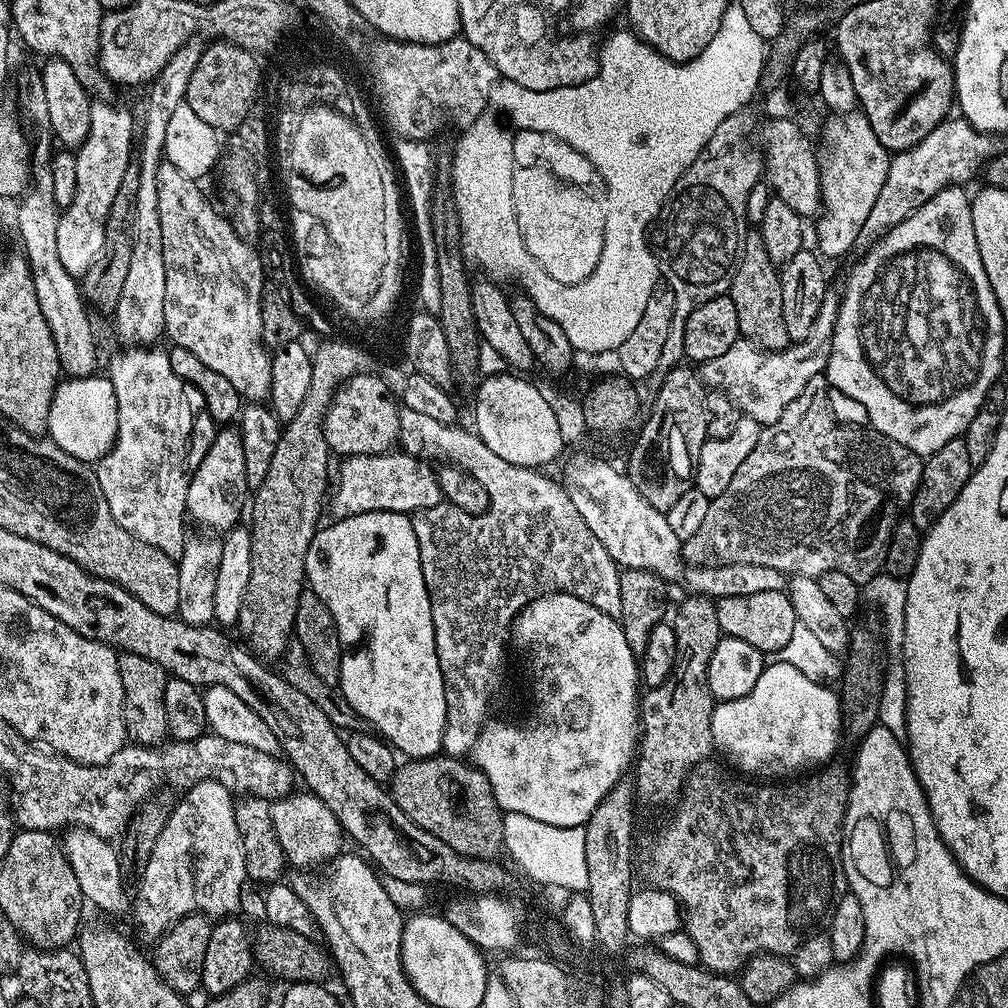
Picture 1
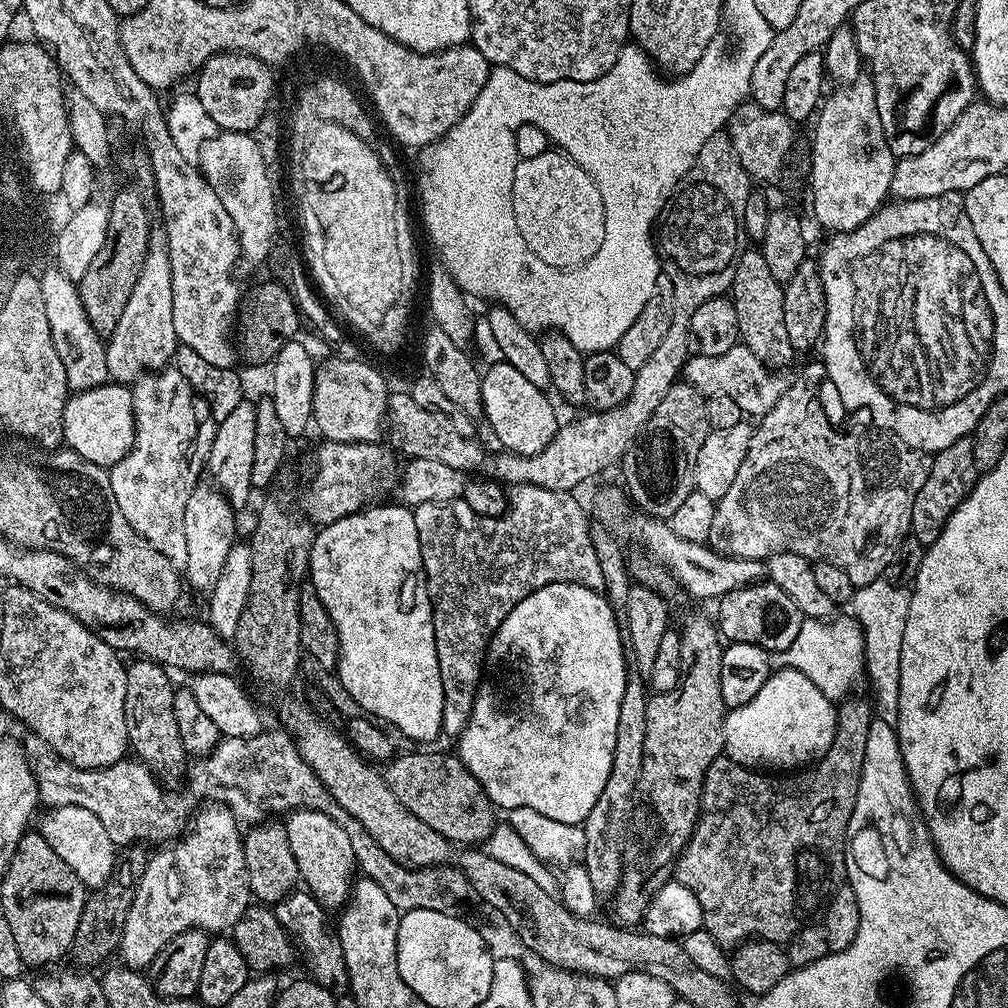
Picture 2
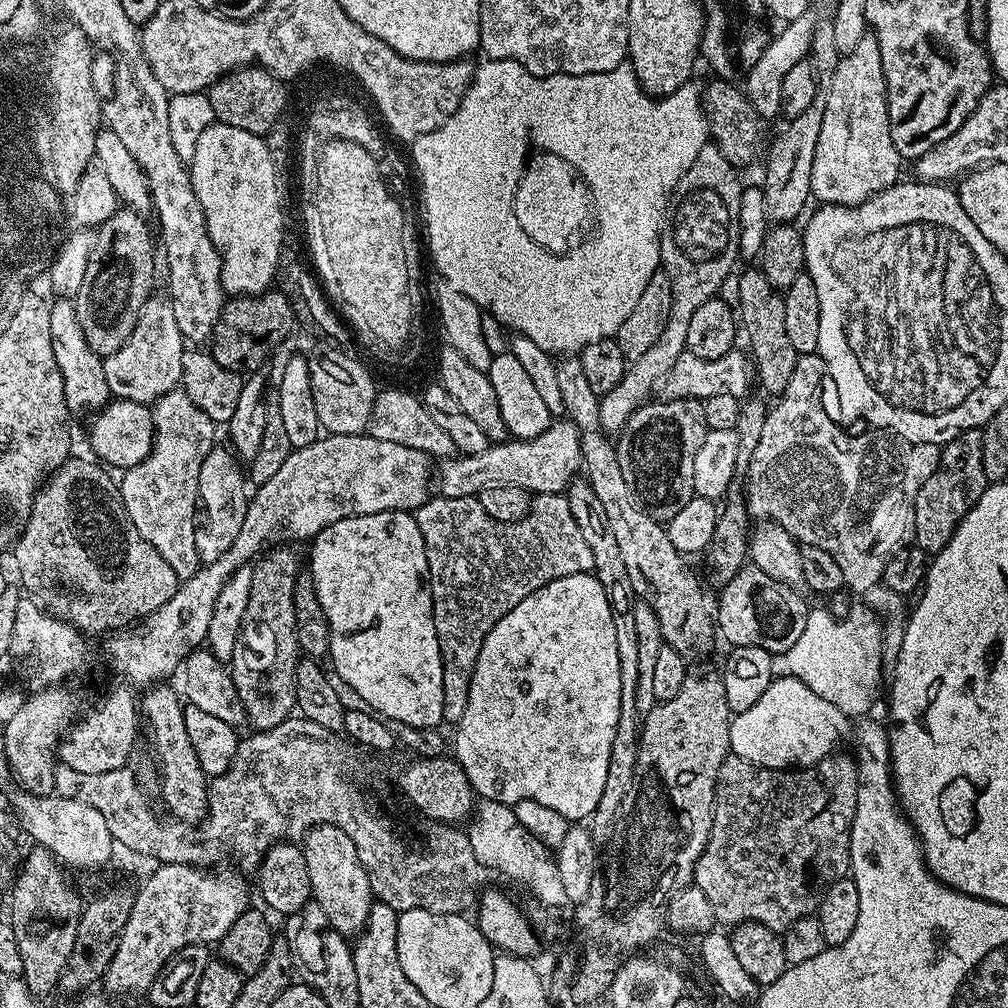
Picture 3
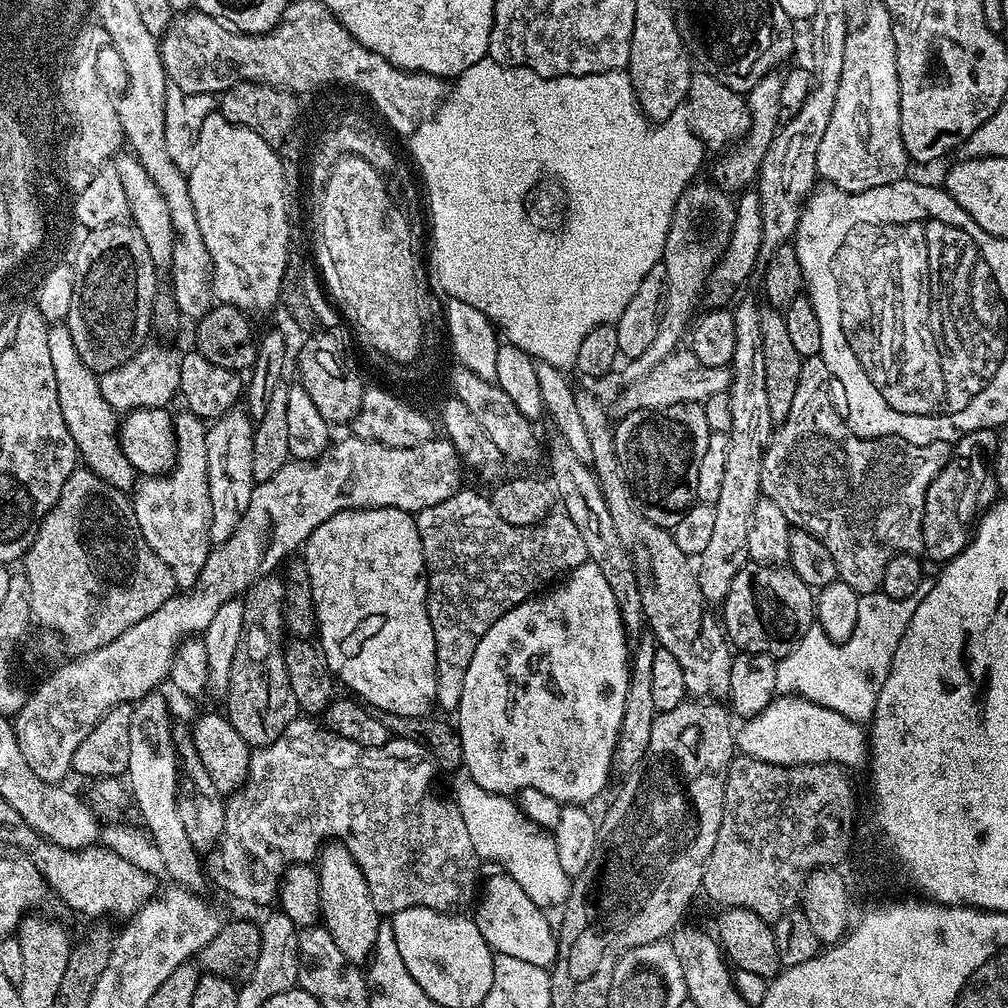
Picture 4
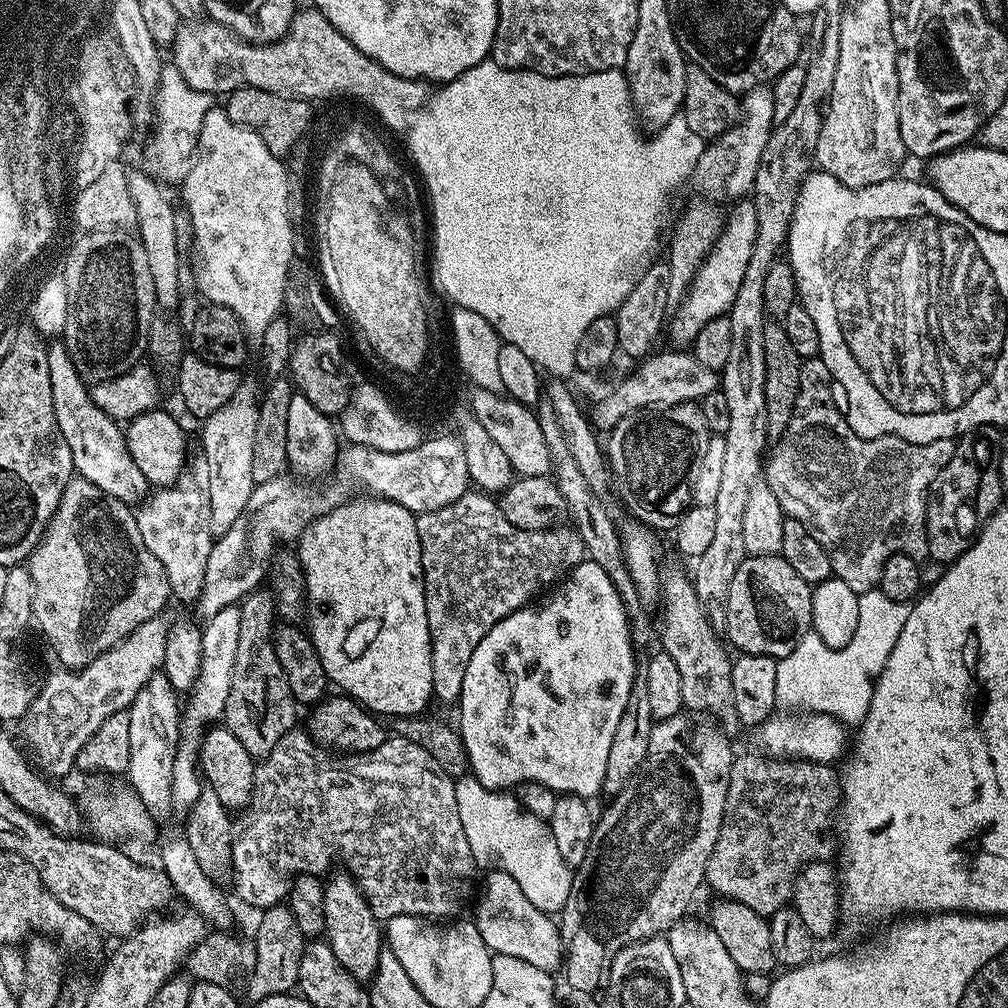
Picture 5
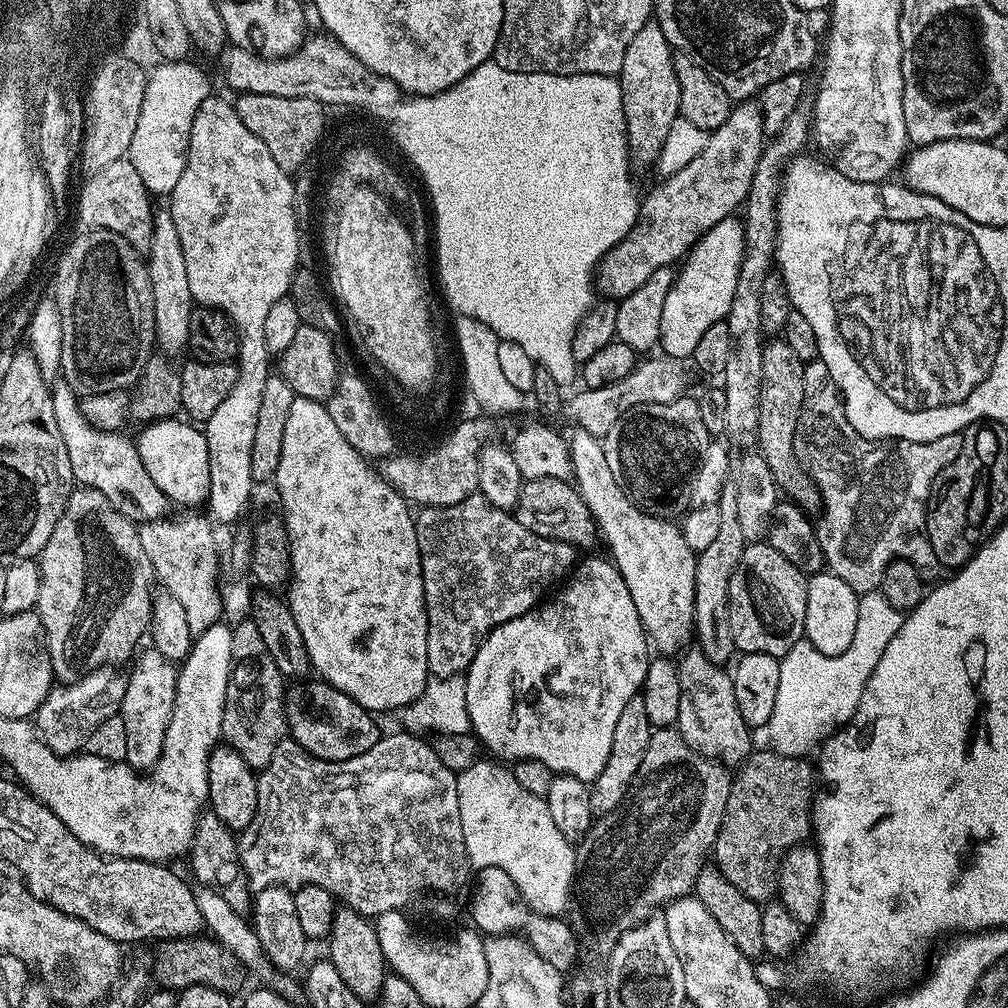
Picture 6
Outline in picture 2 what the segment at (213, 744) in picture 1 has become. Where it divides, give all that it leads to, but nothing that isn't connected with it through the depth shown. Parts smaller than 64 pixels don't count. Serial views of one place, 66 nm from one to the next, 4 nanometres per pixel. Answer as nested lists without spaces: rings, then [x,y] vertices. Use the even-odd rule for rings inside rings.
[[[262,730],[256,736],[246,738],[223,737],[214,751],[197,759],[193,764],[196,764],[193,768],[191,765],[190,768],[193,790],[205,792],[206,795],[212,796],[208,798],[213,801],[222,802],[223,807],[227,808],[244,826],[259,825],[262,820],[260,816],[268,816],[271,812],[287,814],[298,808],[312,808],[315,812],[331,813],[334,808],[328,791],[324,789],[322,782],[314,774],[314,770],[310,770],[307,762],[300,757],[292,737],[283,730],[277,730],[277,732]]]

